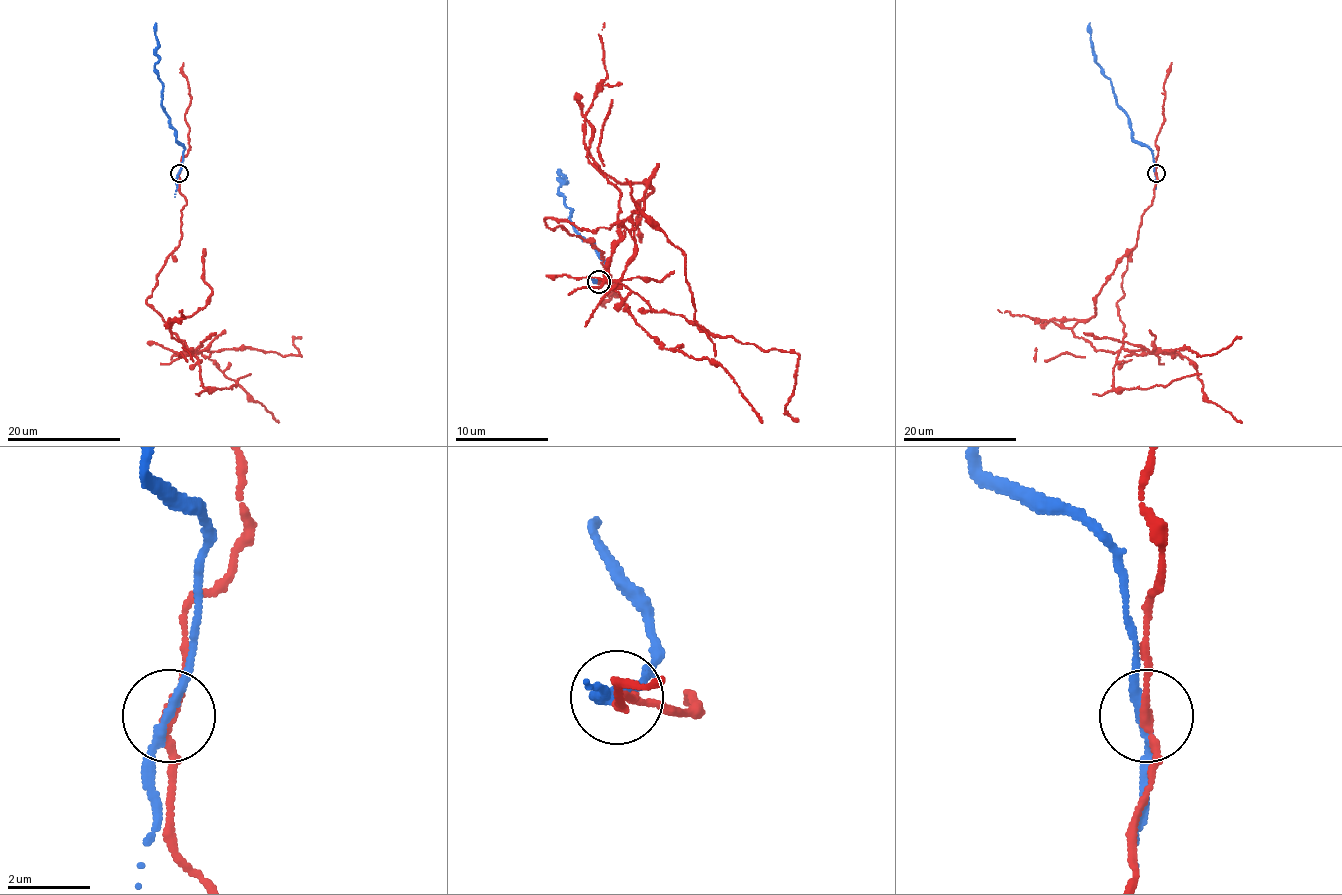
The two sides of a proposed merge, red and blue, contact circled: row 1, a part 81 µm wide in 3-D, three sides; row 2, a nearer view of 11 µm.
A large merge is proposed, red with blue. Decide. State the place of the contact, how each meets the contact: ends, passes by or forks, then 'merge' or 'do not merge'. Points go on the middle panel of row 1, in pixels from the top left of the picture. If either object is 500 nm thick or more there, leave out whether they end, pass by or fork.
place (598, 282); red passes by; blue passes by; do not merge

